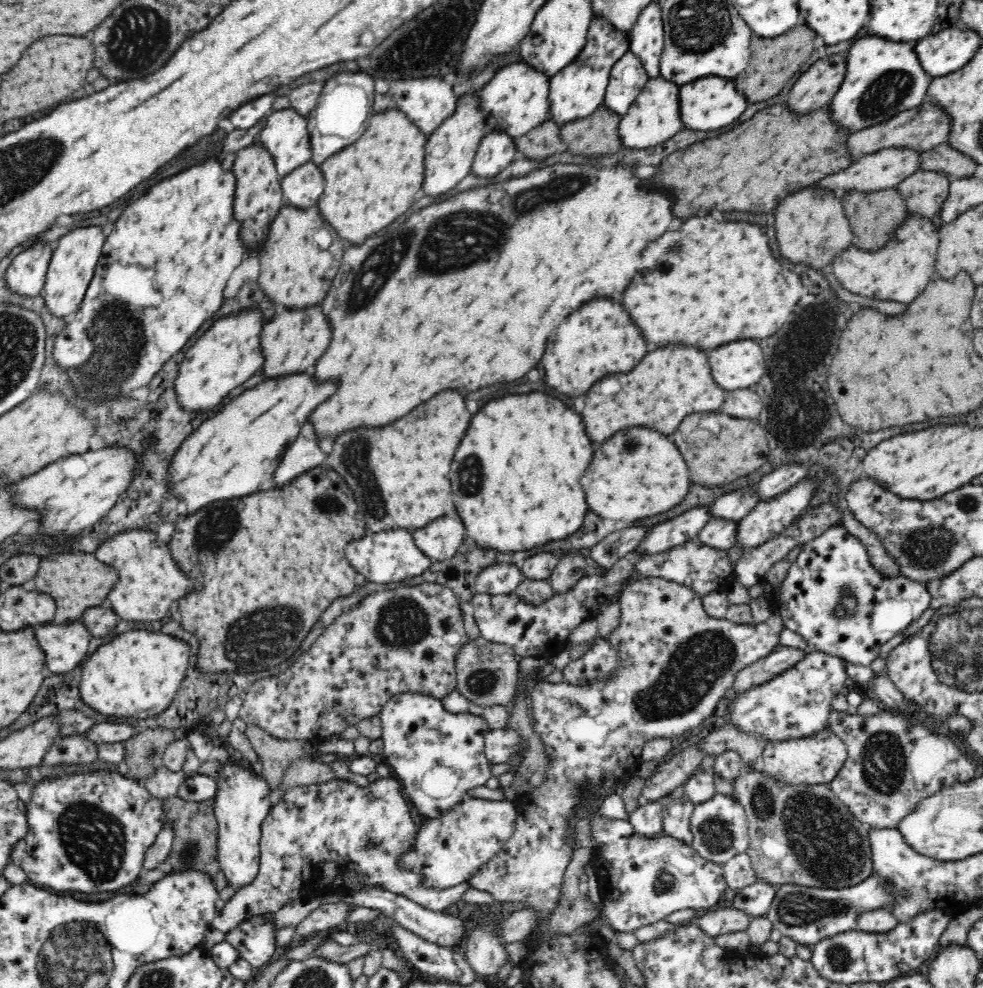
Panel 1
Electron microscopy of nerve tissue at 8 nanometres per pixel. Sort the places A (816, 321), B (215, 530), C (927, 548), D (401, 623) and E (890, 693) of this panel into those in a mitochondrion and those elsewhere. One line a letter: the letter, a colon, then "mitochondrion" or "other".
A: mitochondrion
B: mitochondrion
C: mitochondrion
D: mitochondrion
E: other

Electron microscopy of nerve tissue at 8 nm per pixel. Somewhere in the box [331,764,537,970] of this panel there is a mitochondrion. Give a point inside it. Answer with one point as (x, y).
(371, 840)

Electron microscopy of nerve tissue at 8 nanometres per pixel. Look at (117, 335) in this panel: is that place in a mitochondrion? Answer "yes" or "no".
yes

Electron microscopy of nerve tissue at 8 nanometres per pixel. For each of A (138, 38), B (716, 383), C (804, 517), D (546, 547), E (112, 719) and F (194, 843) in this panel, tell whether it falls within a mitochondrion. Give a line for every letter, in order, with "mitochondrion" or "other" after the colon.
A: mitochondrion
B: other
C: other
D: other
E: other
F: mitochondrion

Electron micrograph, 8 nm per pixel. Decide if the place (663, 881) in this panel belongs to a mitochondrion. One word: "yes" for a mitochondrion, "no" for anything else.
yes

